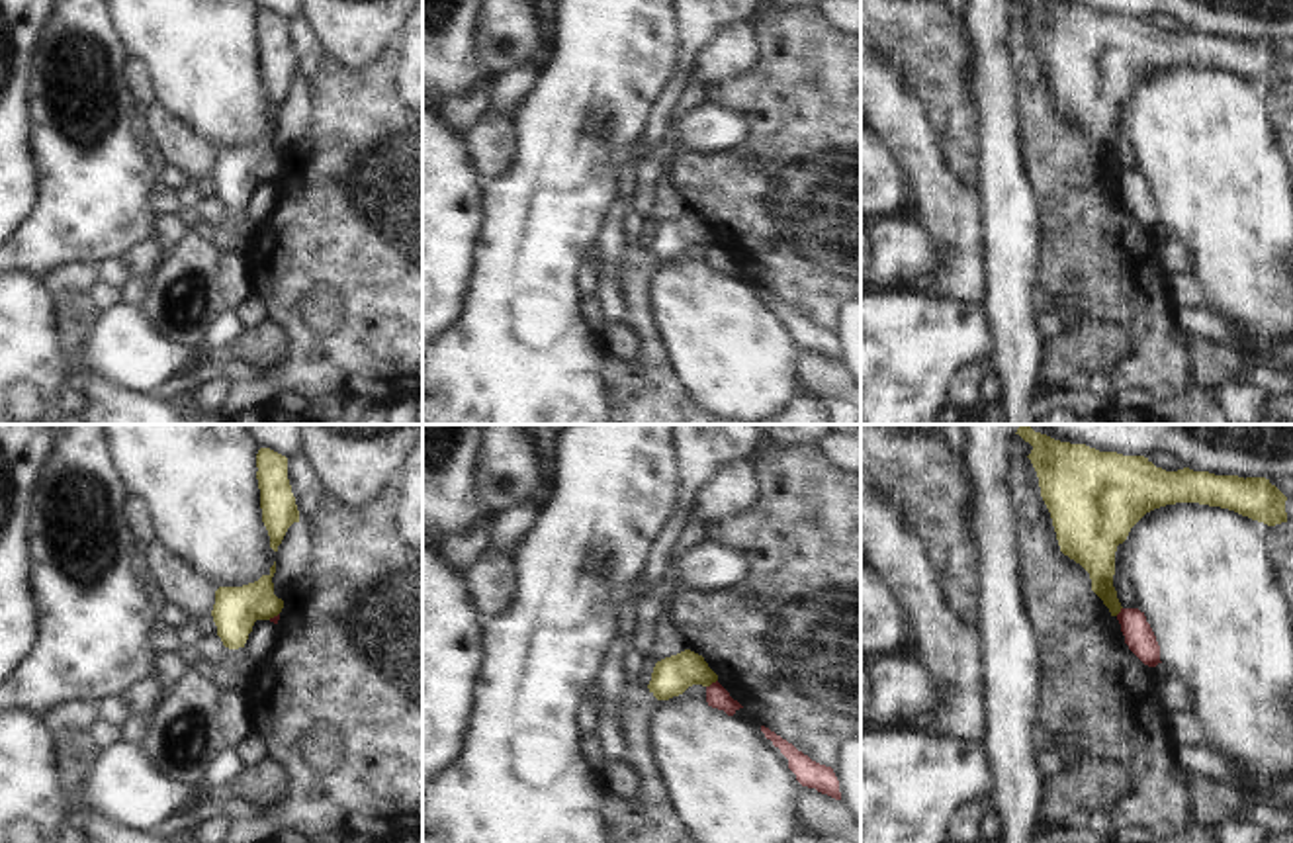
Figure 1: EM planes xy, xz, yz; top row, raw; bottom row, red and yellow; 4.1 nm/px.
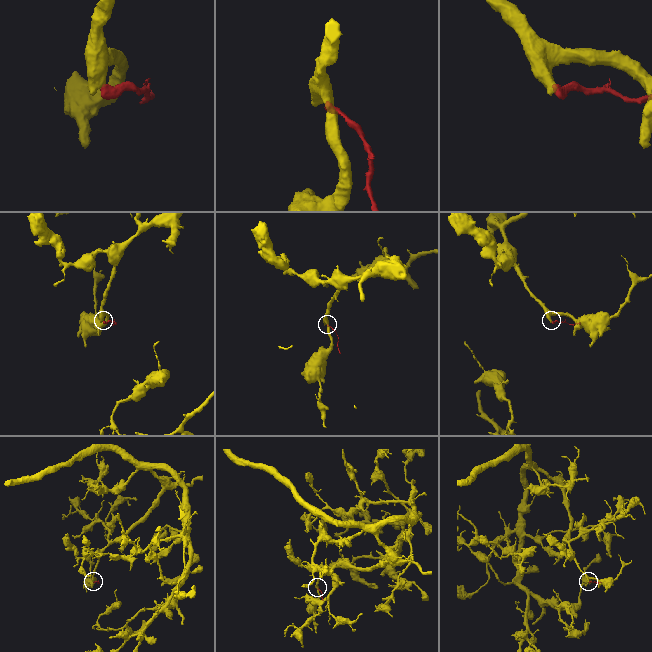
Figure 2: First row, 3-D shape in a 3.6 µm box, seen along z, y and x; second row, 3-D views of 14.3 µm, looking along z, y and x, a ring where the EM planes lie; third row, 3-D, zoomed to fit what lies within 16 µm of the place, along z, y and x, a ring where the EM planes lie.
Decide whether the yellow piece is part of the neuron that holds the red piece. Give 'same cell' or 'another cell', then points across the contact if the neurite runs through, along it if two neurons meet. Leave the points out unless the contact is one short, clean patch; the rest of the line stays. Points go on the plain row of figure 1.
another cell | along xz (716, 241), (707, 249)

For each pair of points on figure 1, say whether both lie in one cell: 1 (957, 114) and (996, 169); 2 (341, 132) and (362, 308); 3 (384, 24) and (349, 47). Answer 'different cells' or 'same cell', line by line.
1: different cells
2: same cell
3: same cell

